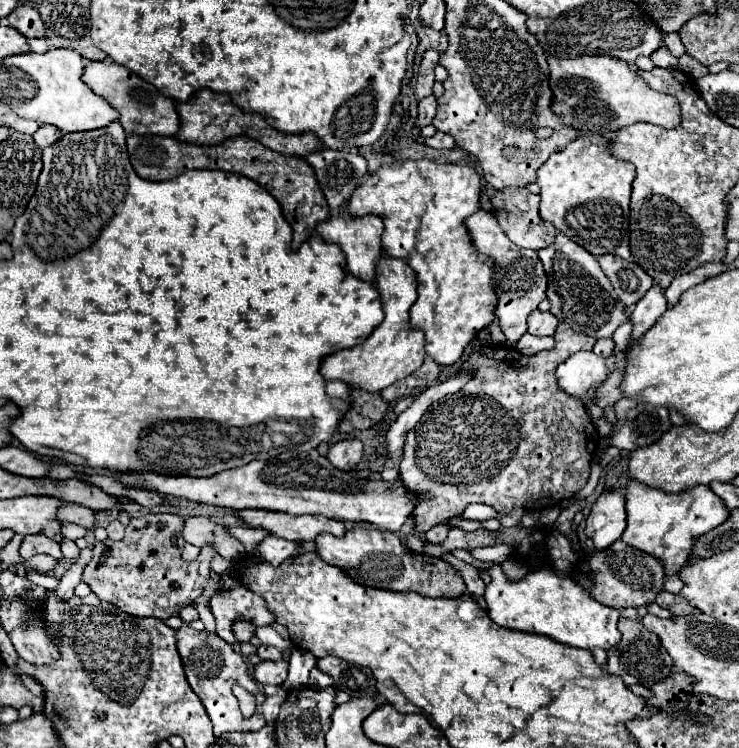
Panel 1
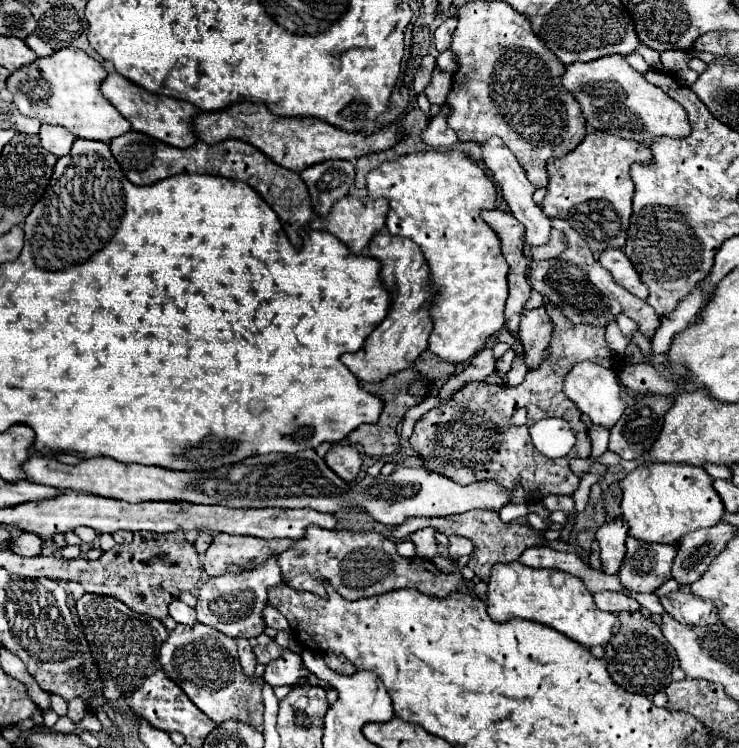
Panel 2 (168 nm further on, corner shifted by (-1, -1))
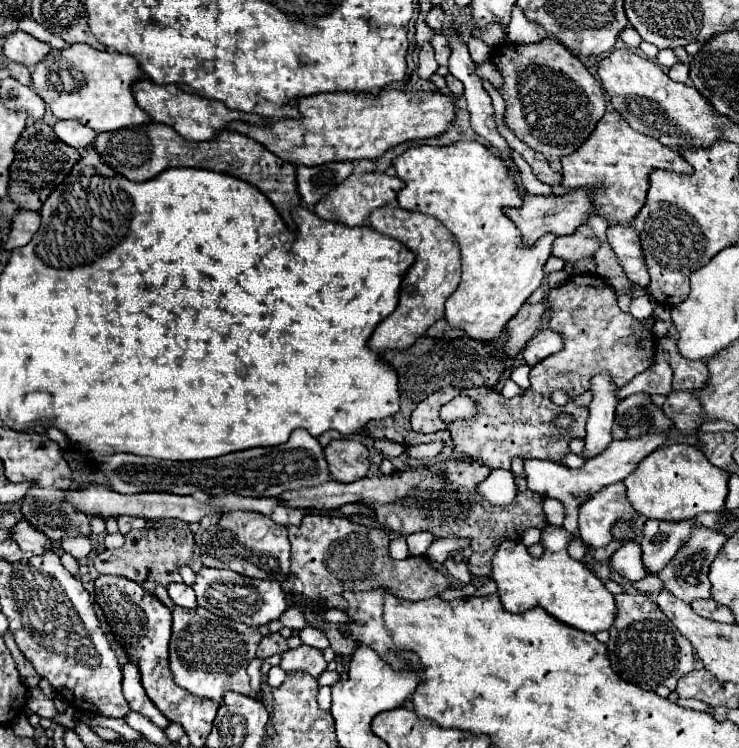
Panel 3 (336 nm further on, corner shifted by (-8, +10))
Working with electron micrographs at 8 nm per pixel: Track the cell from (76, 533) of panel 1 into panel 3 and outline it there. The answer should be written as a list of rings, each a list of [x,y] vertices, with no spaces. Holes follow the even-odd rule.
[[[79,536],[79,538],[67,538],[65,542],[61,542],[61,548],[63,548],[67,554],[71,554],[73,558],[77,558],[77,560],[87,558],[89,552],[93,550],[91,540],[85,538],[85,536]]]

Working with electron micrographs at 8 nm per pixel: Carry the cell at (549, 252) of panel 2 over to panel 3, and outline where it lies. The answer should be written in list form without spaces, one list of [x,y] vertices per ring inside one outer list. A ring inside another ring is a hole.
[[[581,226],[571,236],[559,236],[553,244],[553,254],[563,260],[581,260],[595,256],[601,242],[597,240],[595,232],[589,226]]]

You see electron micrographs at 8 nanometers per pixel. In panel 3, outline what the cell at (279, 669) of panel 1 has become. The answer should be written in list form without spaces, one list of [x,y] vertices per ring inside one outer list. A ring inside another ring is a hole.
[[[301,644],[299,648],[293,648],[289,652],[285,652],[279,666],[285,672],[295,672],[295,670],[307,672],[313,678],[319,678],[321,672],[327,670],[327,662],[323,658],[323,652],[319,652],[319,650],[311,648],[311,646],[305,646],[305,644]]]

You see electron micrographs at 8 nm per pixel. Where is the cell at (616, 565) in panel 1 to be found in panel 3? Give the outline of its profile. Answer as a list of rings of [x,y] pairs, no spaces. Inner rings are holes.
[[[647,520],[643,528],[643,564],[649,574],[657,574],[659,568],[665,568],[665,564],[675,556],[675,552],[689,540],[691,530],[695,526],[695,520],[681,520],[681,522],[669,522],[669,520]]]

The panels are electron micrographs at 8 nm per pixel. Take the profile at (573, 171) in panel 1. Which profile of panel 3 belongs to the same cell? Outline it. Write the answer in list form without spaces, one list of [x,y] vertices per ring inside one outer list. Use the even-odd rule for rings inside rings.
[[[607,112],[599,120],[595,132],[591,132],[591,136],[585,140],[585,144],[577,148],[571,156],[565,156],[561,164],[563,164],[561,184],[565,188],[581,188],[591,184],[597,186],[597,192],[591,198],[595,202],[597,214],[611,224],[633,222],[633,218],[645,204],[649,190],[649,174],[653,170],[693,174],[691,164],[685,162],[677,150],[667,148],[657,140],[651,140],[649,136],[643,136],[641,132],[633,130],[619,112]]]

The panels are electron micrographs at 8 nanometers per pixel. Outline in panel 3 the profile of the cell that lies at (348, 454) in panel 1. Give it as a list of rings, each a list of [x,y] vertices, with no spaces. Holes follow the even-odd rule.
[[[333,440],[325,450],[331,480],[355,482],[369,472],[369,452],[361,442],[355,440]]]

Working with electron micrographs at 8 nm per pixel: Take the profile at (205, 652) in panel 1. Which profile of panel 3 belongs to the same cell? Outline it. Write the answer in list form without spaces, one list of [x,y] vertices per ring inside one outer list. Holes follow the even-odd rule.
[[[175,606],[173,636],[169,644],[169,666],[173,672],[175,684],[195,696],[211,698],[215,702],[219,702],[221,694],[227,690],[253,696],[245,668],[255,658],[255,650],[261,638],[263,636],[255,626],[219,618],[207,612],[205,608],[187,610],[187,608]]]

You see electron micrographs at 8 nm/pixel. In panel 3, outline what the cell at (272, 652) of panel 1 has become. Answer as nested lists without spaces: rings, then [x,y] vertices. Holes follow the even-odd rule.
[[[267,634],[267,636],[261,640],[259,648],[257,648],[257,656],[259,656],[261,660],[265,660],[265,658],[269,658],[269,656],[283,654],[283,652],[287,652],[287,650],[289,650],[287,640],[285,640],[281,634]]]

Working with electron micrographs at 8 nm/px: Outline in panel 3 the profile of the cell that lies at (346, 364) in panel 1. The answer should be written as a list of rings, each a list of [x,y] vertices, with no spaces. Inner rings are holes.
[[[385,204],[381,208],[375,208],[369,214],[369,224],[381,232],[387,234],[401,244],[405,244],[415,254],[415,264],[409,268],[407,276],[401,284],[401,296],[399,306],[391,316],[387,316],[373,332],[369,346],[371,350],[383,354],[387,350],[403,350],[409,348],[419,336],[425,334],[429,326],[433,326],[439,318],[445,314],[445,302],[451,296],[451,292],[457,288],[461,280],[461,252],[453,238],[453,234],[433,216],[409,212],[403,210],[397,204]]]

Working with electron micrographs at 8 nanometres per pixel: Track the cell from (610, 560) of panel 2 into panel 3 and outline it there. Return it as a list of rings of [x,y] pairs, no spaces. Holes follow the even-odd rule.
[[[623,542],[611,558],[611,566],[627,580],[641,580],[647,570],[641,560],[641,546],[637,542]]]

